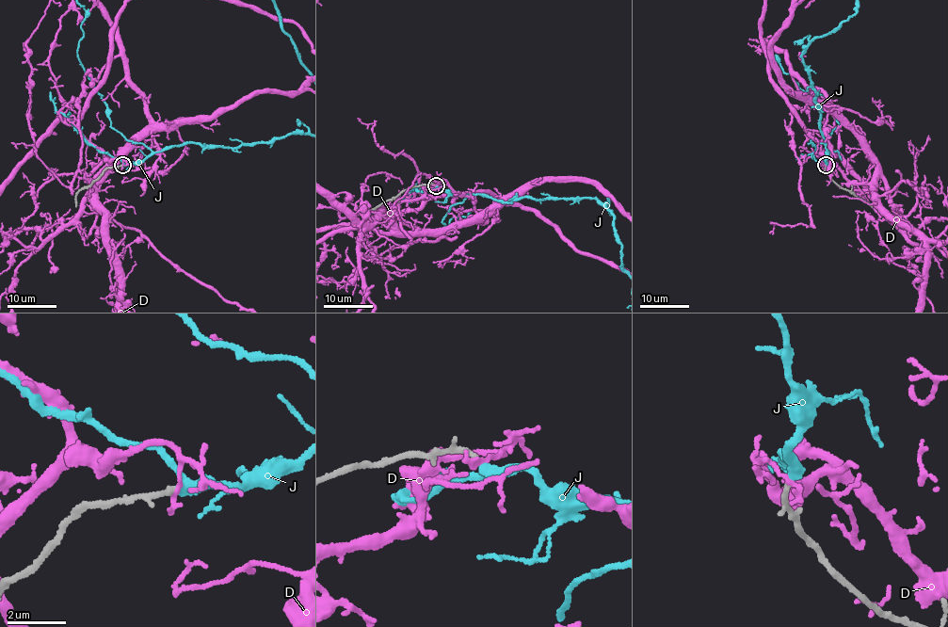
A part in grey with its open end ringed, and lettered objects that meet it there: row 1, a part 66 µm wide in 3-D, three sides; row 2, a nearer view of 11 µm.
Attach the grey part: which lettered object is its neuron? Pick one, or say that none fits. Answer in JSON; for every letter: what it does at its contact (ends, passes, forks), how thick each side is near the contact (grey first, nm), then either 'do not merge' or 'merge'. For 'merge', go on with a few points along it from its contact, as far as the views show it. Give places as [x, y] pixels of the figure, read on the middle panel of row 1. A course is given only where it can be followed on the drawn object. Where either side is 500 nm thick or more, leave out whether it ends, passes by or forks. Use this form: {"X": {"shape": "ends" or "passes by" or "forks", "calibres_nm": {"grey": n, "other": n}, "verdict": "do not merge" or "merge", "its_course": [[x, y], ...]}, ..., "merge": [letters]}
{"D": {"shape": "passes by", "calibres_nm": {"grey": 150, "other": 140}, "verdict": "do not merge"}, "J": {"shape": "passes by", "calibres_nm": {"grey": 150, "other": 280}, "verdict": "merge"}, "merge": ["J"]}

